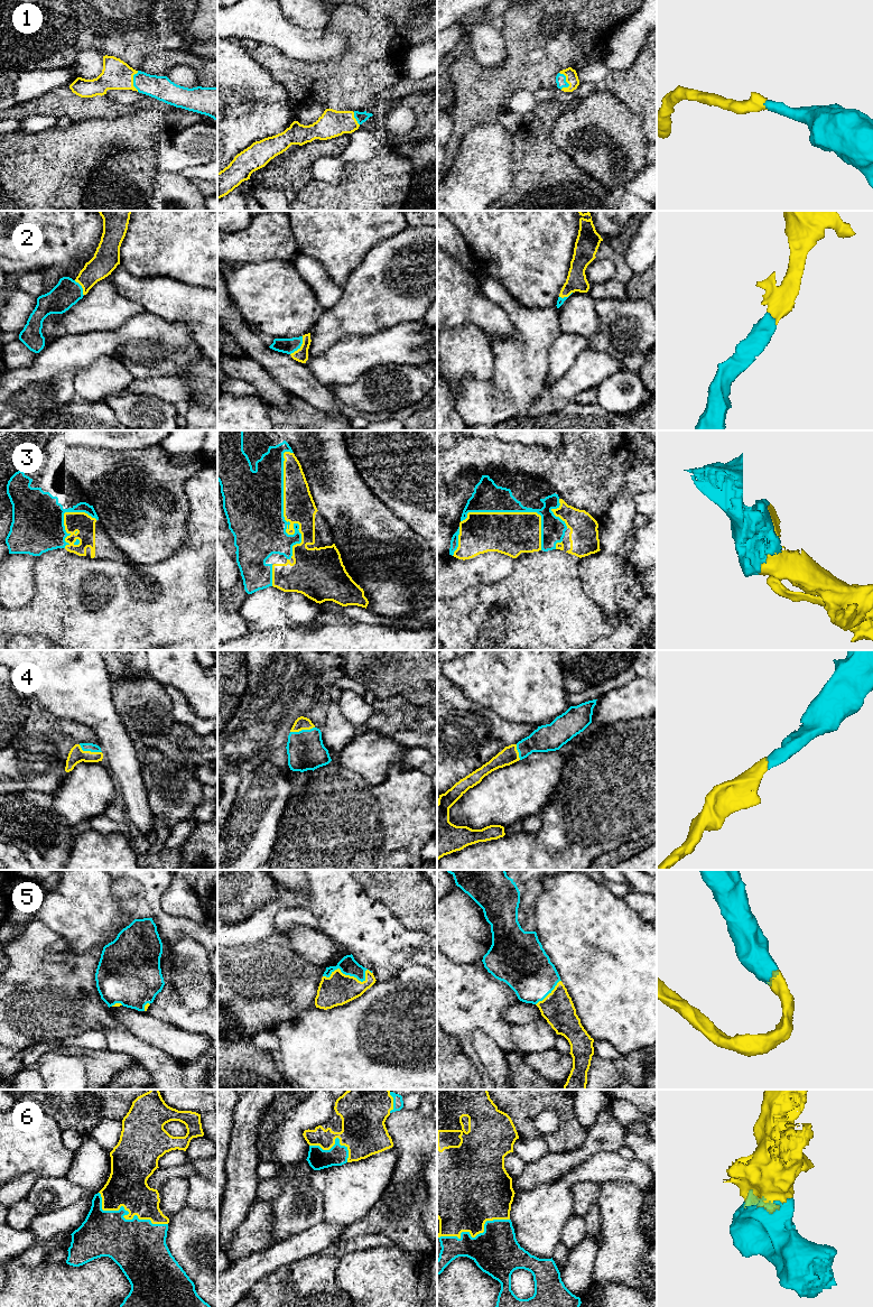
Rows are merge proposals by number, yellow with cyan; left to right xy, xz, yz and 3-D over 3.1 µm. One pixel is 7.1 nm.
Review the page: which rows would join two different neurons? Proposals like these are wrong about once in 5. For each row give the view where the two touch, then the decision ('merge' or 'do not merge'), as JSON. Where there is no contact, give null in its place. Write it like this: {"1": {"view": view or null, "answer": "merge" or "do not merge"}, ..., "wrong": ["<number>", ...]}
{"1": {"view": "yz", "answer": "merge"}, "2": {"view": "xz", "answer": "merge"}, "3": {"view": "xz", "answer": "merge"}, "4": {"view": "xy", "answer": "merge"}, "5": {"view": "xz", "answer": "merge"}, "6": {"view": "xy", "answer": "merge"}, "wrong": []}

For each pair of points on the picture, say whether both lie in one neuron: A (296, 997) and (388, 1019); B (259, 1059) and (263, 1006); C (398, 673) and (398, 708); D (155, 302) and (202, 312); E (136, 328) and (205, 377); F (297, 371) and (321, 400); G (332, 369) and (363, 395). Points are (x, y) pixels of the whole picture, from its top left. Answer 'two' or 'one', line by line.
A: two
B: two
C: two
D: one
E: two
F: one
G: two

